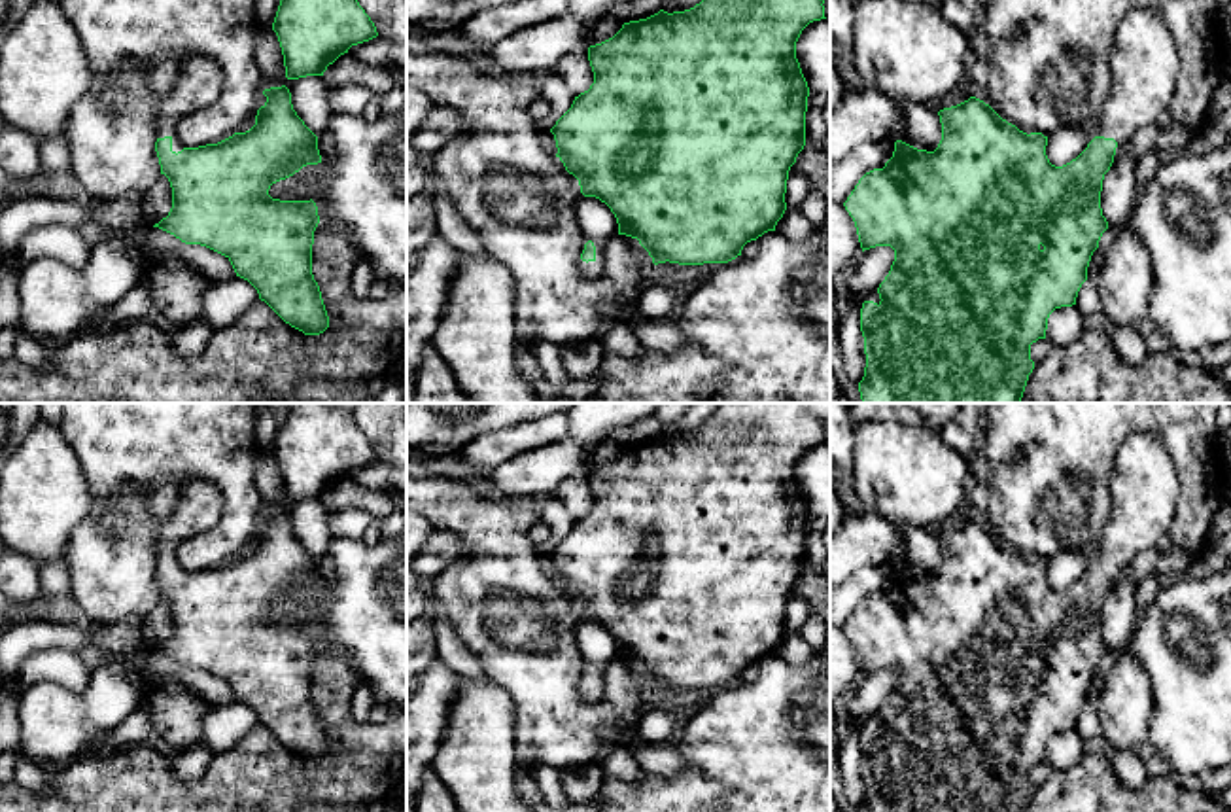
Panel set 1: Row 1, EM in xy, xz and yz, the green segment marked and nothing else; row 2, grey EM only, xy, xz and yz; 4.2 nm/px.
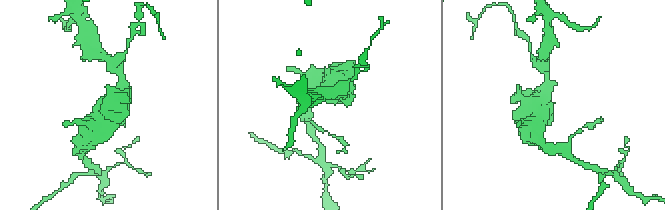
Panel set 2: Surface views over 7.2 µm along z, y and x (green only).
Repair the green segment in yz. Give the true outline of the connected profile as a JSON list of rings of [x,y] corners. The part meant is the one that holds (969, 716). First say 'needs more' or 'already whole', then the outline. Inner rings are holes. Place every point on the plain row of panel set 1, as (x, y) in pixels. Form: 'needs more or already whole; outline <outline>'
needs more; outline [[[1146,432],[1127,435],[1112,460],[1110,515],[1102,524],[1099,551],[1087,572],[1070,587],[1055,591],[1046,579],[1048,560],[1023,556],[989,528],[968,524],[938,536],[942,564],[934,575],[894,566],[883,592],[866,596],[847,625],[862,676],[891,670],[894,685],[879,708],[879,727],[864,725],[860,755],[866,791],[858,812],[1025,812],[1034,793],[1031,768],[1046,763],[1055,733],[1076,729],[1087,691],[1108,645],[1101,632],[1104,598],[1121,570],[1142,551],[1155,549],[1176,513],[1180,485],[1170,452]]]

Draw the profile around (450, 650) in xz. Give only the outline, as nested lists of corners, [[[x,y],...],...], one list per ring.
[[[431,600],[431,619],[435,625],[437,659],[452,668],[459,678],[490,681],[478,657],[456,634],[444,608]]]

